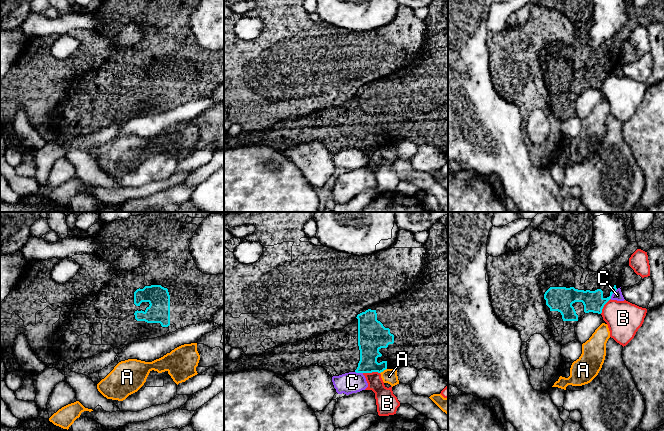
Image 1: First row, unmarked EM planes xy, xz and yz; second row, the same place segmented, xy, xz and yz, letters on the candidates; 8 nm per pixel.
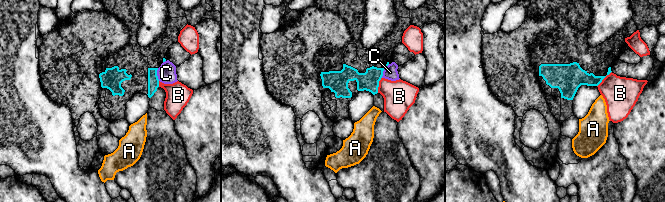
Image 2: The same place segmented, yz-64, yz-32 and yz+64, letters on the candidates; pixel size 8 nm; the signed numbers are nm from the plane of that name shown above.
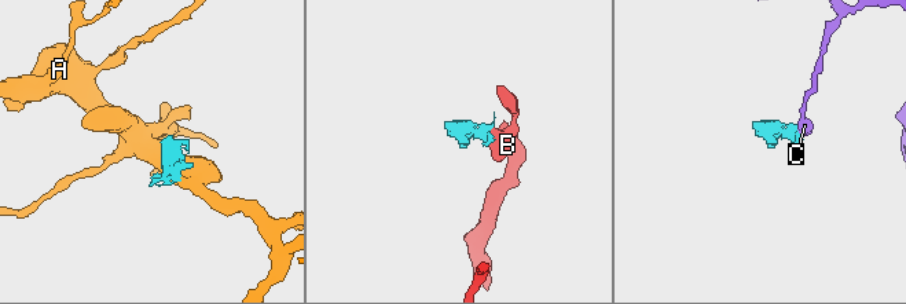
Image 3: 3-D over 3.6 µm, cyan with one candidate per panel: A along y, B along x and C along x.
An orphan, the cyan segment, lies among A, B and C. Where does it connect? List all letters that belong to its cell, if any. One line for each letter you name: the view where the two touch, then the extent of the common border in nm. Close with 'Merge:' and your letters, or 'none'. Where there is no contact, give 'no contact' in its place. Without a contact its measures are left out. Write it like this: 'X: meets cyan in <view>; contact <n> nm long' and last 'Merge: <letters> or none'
Merge: none

